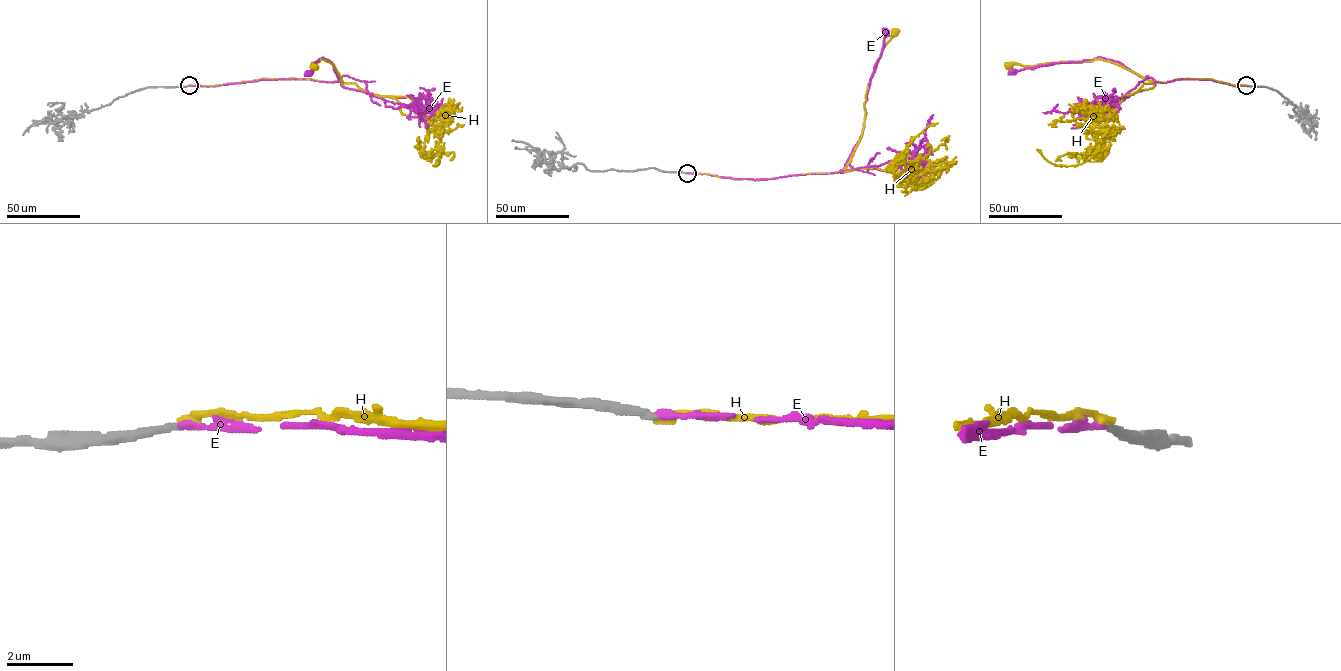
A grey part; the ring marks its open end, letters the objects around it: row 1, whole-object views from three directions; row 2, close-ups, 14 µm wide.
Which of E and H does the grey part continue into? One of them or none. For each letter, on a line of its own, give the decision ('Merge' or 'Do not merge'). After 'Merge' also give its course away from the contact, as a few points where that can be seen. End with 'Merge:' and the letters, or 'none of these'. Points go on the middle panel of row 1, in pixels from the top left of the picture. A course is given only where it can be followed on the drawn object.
E: Merge. Its course: (687, 173), (759, 179), (839, 172), (862, 134), (868, 86), (882, 50), (885, 33)
H: Do not merge
Merge: E

